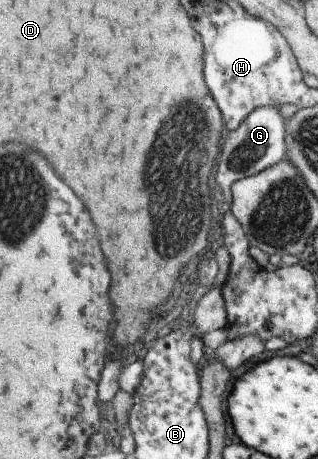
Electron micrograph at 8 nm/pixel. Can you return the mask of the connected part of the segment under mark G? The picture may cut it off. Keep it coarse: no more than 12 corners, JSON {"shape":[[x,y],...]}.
{"shape":[[280,106],[231,130],[213,176],[220,198],[286,157]]}

